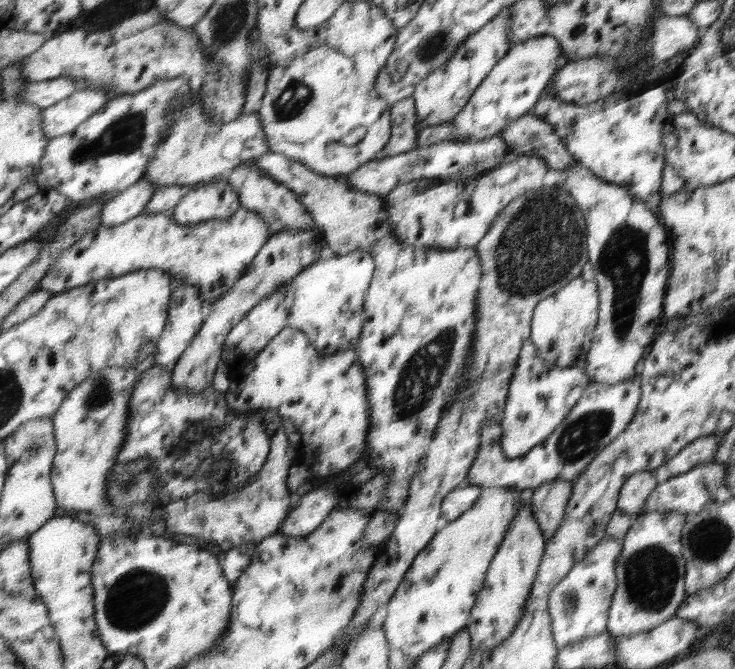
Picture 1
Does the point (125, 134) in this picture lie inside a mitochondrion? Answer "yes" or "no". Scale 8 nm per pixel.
yes

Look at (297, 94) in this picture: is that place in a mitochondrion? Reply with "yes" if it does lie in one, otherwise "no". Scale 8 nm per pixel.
yes

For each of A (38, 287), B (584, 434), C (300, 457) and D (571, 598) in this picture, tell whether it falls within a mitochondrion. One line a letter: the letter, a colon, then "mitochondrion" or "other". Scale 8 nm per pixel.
A: other
B: mitochondrion
C: other
D: mitochondrion

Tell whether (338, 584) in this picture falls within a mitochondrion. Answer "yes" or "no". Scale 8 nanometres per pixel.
no

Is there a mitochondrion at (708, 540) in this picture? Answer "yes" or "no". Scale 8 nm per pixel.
yes

